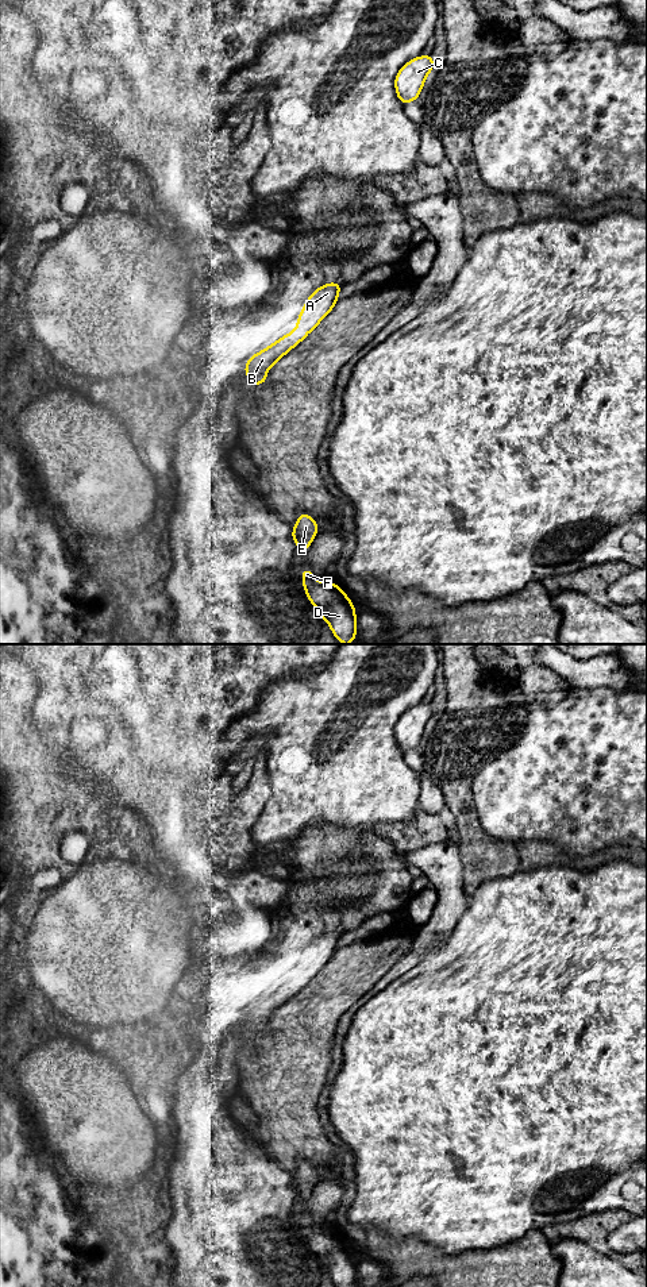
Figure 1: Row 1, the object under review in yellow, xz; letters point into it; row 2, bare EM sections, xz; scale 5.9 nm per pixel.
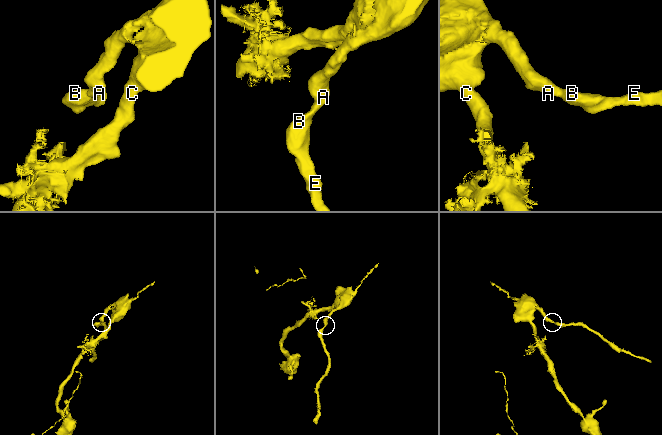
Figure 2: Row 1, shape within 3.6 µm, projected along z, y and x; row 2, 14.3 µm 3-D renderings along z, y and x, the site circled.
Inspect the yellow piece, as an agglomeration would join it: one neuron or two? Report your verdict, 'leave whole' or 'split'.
leave whole

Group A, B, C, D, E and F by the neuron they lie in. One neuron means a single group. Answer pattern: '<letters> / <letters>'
A B C D E F

